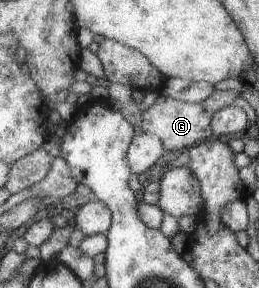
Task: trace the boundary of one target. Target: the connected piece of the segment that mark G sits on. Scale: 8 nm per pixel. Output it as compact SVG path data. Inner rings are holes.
M216 90L208 99L189 104L180 100L158 95L156 101L143 112L140 123L143 132L158 136L168 151L186 149L186 147L197 146L201 142L213 139L214 131L211 124L212 118L221 109L234 103L240 93L232 90Z

